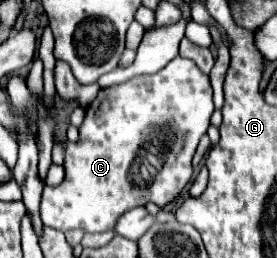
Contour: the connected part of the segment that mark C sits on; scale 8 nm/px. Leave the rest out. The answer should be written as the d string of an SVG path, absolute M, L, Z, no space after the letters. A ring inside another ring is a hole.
M176 56L170 60L162 70L156 74L148 76L134 76L128 82L122 82L118 86L110 86L98 92L98 96L92 100L92 104L86 106L86 116L82 126L78 128L80 136L76 142L61 140L55 136L54 143L64 144L64 170L66 178L60 186L52 187L45 185L42 192L42 202L40 202L40 218L46 226L60 228L62 232L70 228L82 228L84 232L106 232L112 230L116 220L136 208L144 206L148 202L154 202L156 206L166 206L172 202L182 188L190 182L192 178L192 156L196 152L196 146L200 138L206 134L210 126L210 116L214 112L214 102L212 102L212 86L206 74L200 72L200 68L182 56ZM154 130L166 130L170 138L170 148L164 150L164 164L160 164L156 170L140 170L140 150L142 144L148 140L150 132Z

